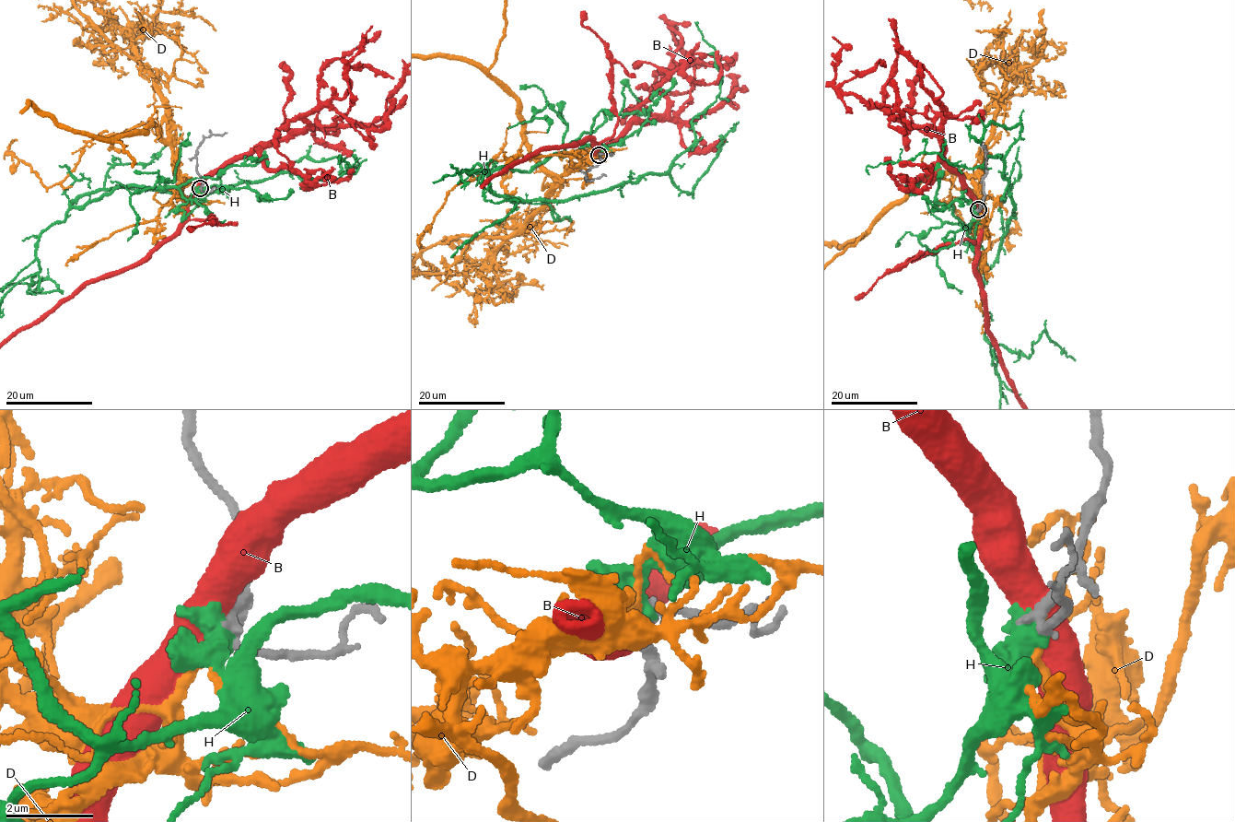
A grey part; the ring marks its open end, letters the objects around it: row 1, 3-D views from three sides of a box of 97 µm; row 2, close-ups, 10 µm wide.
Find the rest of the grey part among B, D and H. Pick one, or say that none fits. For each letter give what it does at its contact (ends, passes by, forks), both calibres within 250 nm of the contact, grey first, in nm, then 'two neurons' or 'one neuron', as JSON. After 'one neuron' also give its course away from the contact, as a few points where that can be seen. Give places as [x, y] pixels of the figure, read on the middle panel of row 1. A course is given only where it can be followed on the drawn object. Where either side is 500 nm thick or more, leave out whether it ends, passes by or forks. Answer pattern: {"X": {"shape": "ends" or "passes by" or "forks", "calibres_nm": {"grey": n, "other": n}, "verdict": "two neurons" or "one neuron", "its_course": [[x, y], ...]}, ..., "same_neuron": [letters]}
{"B": {"calibres_nm": {"grey": 240, "other": 500}, "verdict": "two neurons"}, "D": {"shape": "passes by", "calibres_nm": {"grey": 240, "other": 120}, "verdict": "one neuron"}, "H": {"shape": "passes by", "calibres_nm": {"grey": 240, "other": 360}, "verdict": "two neurons"}, "same_neuron": ["D"]}

